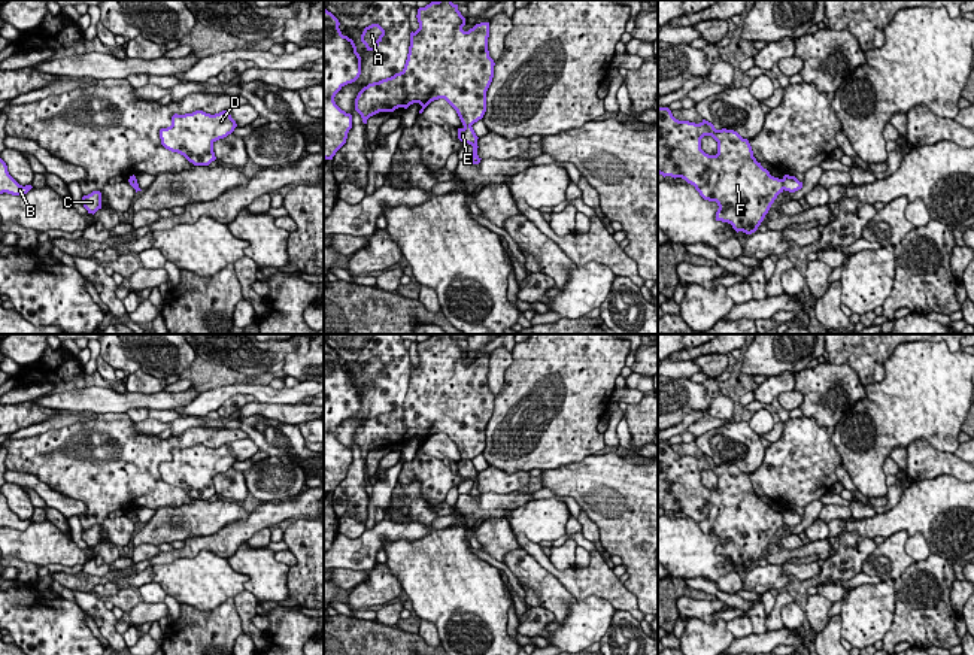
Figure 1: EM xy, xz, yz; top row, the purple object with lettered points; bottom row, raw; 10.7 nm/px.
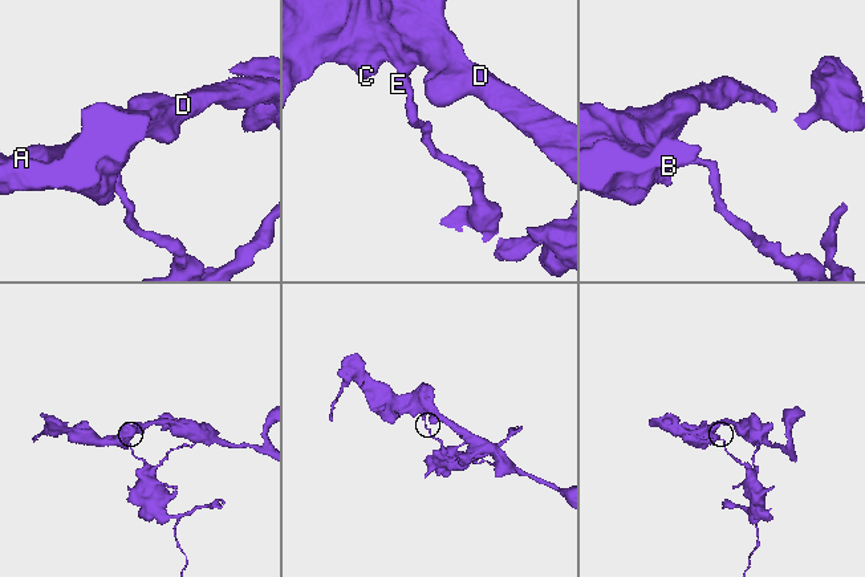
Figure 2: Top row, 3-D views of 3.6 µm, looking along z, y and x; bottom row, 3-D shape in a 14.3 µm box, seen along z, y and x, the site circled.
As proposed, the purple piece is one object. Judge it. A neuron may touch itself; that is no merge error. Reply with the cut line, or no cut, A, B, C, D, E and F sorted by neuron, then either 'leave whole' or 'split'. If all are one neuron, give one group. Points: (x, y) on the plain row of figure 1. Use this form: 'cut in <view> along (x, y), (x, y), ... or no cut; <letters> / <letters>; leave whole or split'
cut in yz along (780, 514), (783, 522); A B C D F / E; split

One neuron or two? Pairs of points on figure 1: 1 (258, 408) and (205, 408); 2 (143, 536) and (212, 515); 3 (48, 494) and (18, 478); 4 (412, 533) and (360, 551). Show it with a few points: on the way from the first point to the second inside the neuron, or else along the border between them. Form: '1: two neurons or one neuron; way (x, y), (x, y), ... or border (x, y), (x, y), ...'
1: two neurons; border (254, 400), (288, 405)
2: one neuron; way (160, 530), (184, 530), (196, 518)
3: one neuron; way (41, 488), (26, 479)
4: one neuron; way (398, 531), (381, 531), (373, 539)

